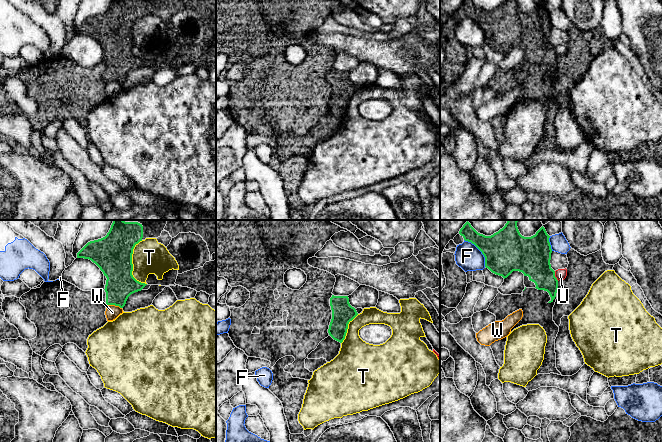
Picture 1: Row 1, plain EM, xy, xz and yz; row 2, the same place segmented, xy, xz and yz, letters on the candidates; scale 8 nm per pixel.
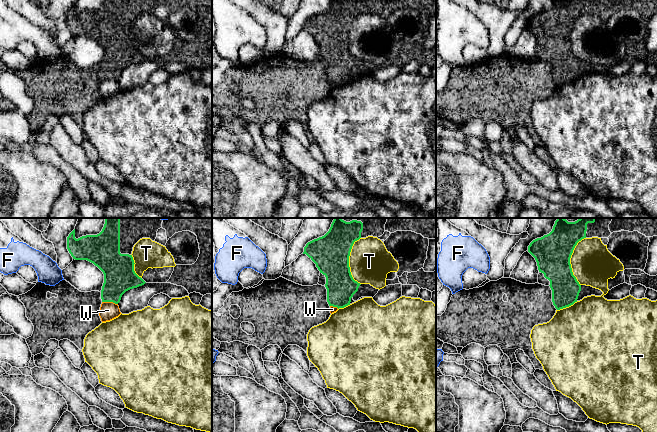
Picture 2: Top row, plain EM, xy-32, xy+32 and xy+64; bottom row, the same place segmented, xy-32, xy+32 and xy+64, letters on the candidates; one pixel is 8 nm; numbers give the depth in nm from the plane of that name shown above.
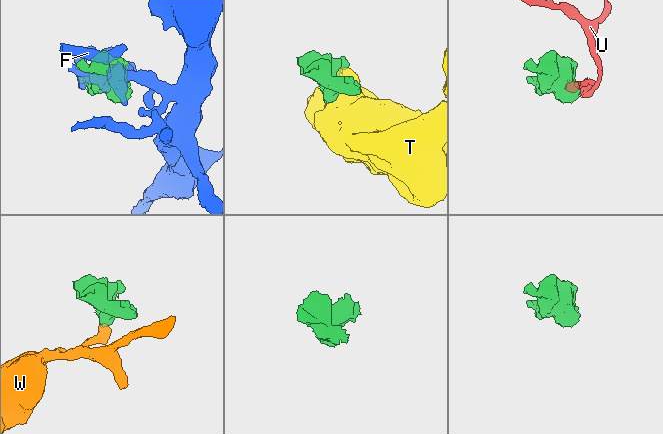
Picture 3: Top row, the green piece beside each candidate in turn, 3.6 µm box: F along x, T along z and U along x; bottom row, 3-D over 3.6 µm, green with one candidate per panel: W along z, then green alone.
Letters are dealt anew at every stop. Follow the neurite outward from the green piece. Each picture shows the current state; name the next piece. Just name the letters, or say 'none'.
none

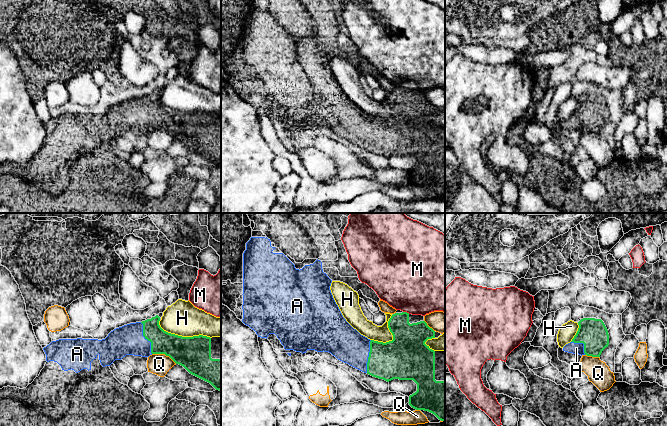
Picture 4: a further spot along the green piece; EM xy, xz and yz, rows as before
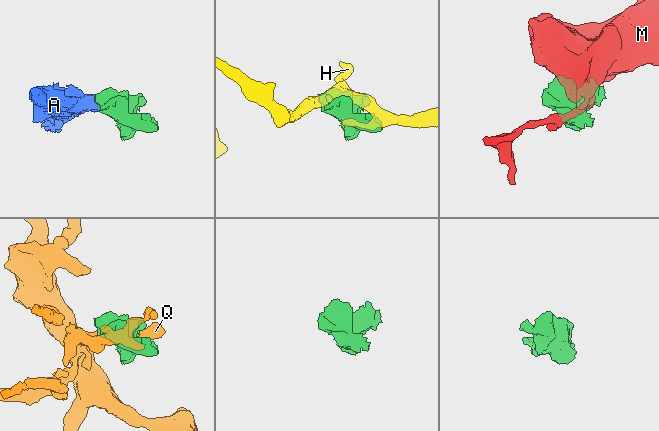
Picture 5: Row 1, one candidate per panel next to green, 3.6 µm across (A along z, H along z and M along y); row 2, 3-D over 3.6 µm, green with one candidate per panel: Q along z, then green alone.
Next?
A

